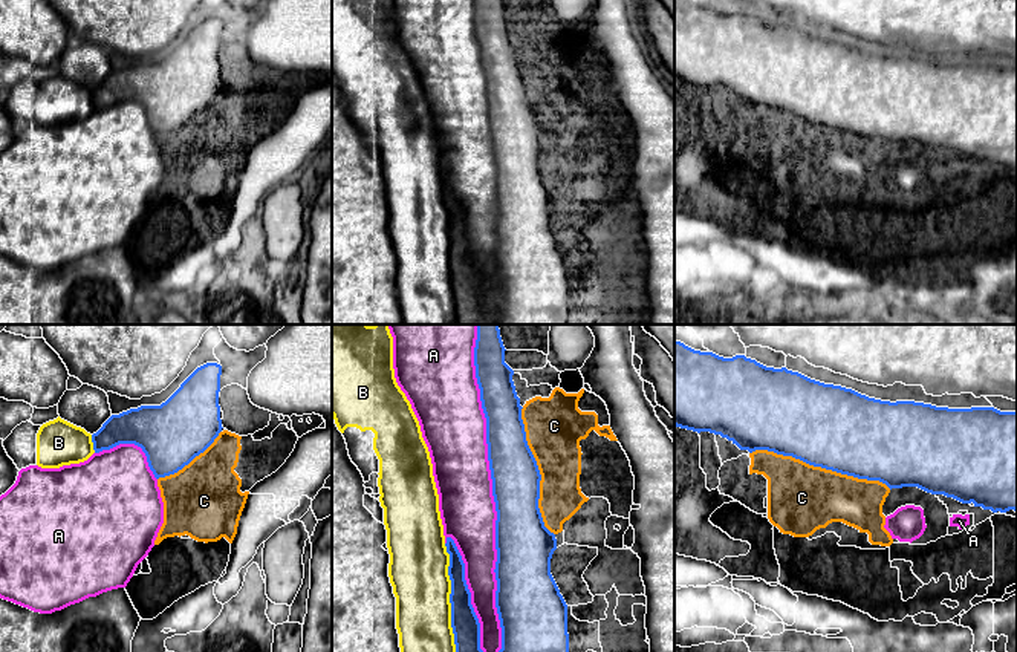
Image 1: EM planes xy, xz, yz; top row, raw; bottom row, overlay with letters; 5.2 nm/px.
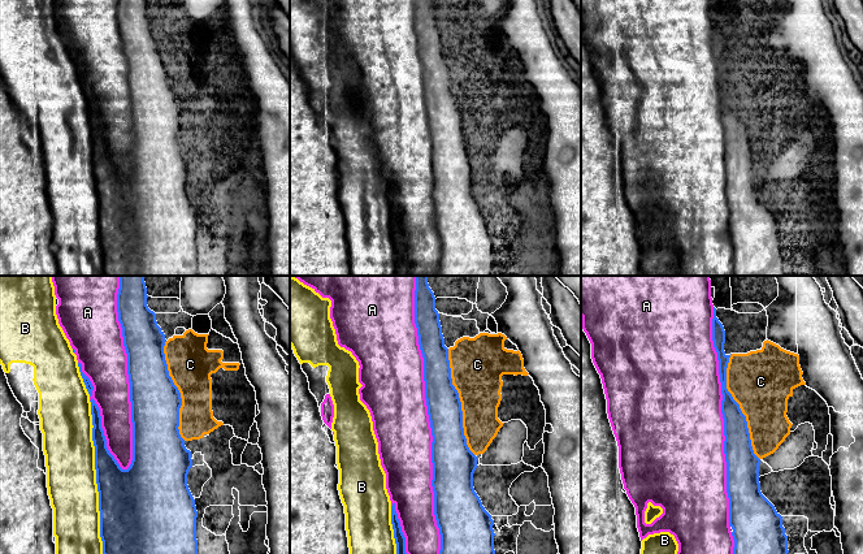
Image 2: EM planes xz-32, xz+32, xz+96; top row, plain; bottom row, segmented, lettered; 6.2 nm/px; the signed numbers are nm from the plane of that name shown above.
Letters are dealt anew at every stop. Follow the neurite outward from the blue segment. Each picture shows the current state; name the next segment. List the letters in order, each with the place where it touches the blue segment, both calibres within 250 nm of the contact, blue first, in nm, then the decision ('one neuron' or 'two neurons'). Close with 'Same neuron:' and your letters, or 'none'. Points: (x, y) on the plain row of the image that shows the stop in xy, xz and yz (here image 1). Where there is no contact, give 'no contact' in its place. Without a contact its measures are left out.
A: contact xz (494, 158); calibres 280 and 300 nm; two neurons
B: contact xz (451, 262); calibres 150 and 320 nm; two neurons
C: contact yz (820, 123); calibres 440 and 360 nm; two neurons
Same neuron: none

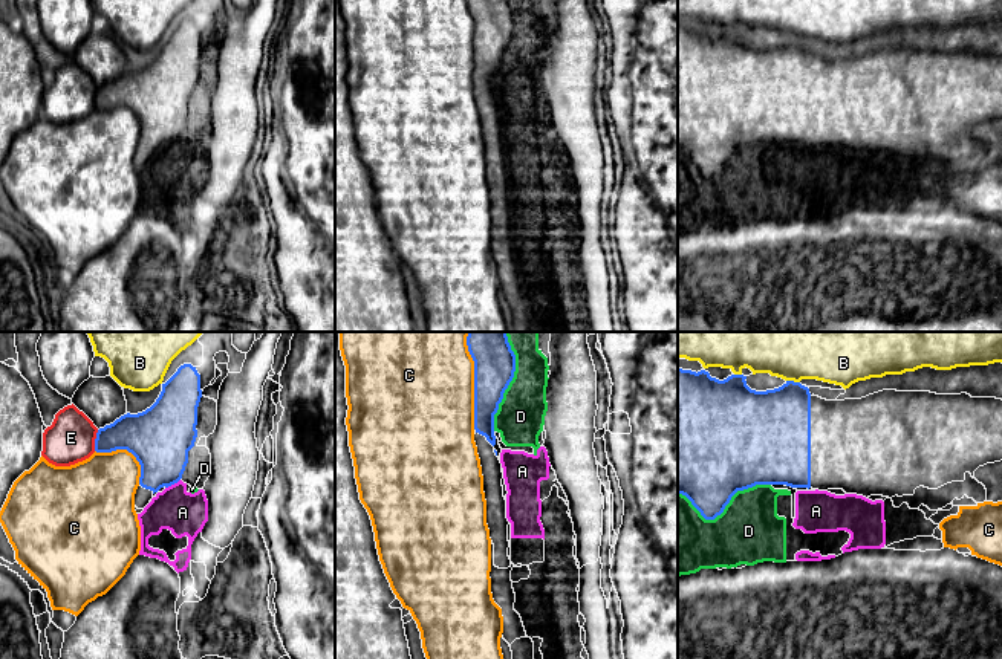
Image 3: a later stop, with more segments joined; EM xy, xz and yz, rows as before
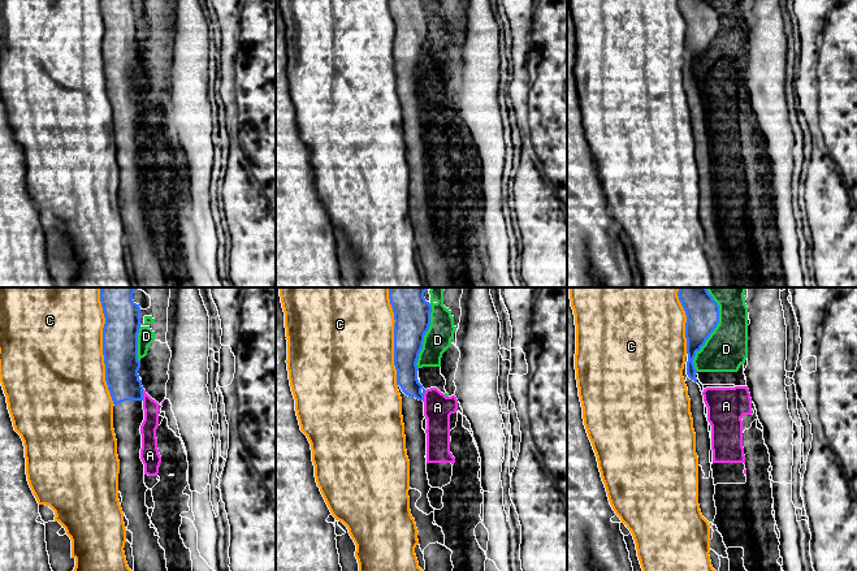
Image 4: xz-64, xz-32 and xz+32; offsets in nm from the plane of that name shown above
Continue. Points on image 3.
A: contact xy (172, 141); calibres 320 and 220 nm; two neurons
B: contact yz (793, 38); calibres 360 and 220 nm; two neurons
C: contact xz (474, 43); calibres 220 and 500 nm; two neurons
D: contact yz (724, 165); calibres 420 and 340 nm; two neurons
E: contact xy (95, 98); calibres 220 and 260 nm; two neurons
Same neuron: none

